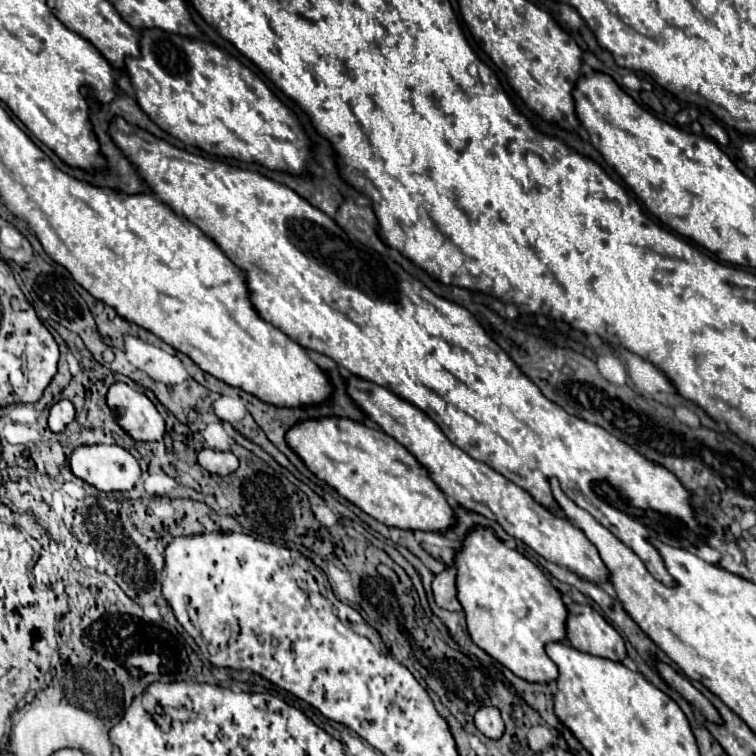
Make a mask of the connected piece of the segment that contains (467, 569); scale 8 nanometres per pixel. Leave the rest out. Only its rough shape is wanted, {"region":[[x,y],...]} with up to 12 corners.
{"region":[[491,529],[455,557],[471,639],[525,681],[557,679],[559,591]]}

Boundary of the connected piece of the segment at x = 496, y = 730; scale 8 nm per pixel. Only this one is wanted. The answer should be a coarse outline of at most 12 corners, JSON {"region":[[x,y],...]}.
{"region":[[481,707],[475,725],[483,735],[499,739],[505,730],[495,707]]}

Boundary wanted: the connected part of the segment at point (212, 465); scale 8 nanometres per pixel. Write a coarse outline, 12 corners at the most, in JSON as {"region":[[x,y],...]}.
{"region":[[199,451],[199,465],[217,475],[239,467],[231,451]]}

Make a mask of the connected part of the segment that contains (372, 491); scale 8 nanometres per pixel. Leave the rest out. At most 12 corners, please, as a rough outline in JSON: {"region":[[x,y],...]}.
{"region":[[351,419],[287,443],[379,523],[445,533],[455,511],[403,445]]}

